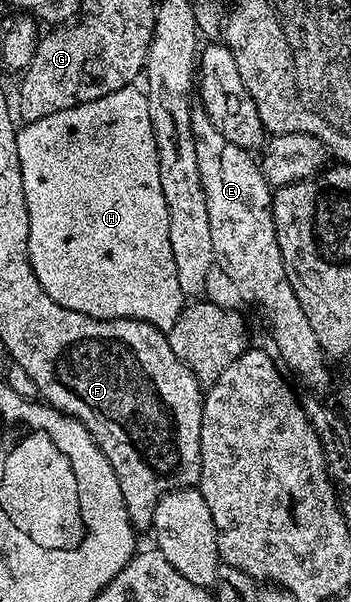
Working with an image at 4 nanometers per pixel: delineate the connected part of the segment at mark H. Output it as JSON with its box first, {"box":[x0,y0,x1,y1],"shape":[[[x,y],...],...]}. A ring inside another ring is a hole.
{"box":[17,87,185,331],"shape":[[[128,87],[92,102],[56,111],[36,121],[26,122],[18,130],[17,155],[21,158],[21,179],[25,183],[25,201],[29,207],[29,257],[33,271],[45,287],[49,299],[61,303],[61,307],[69,307],[69,311],[81,311],[81,315],[97,319],[137,319],[166,331],[177,323],[185,304],[185,295],[177,279],[177,263],[169,243],[169,207],[165,203],[165,191],[161,191],[161,167],[157,159],[153,119],[149,117],[146,92],[137,88]]]}

